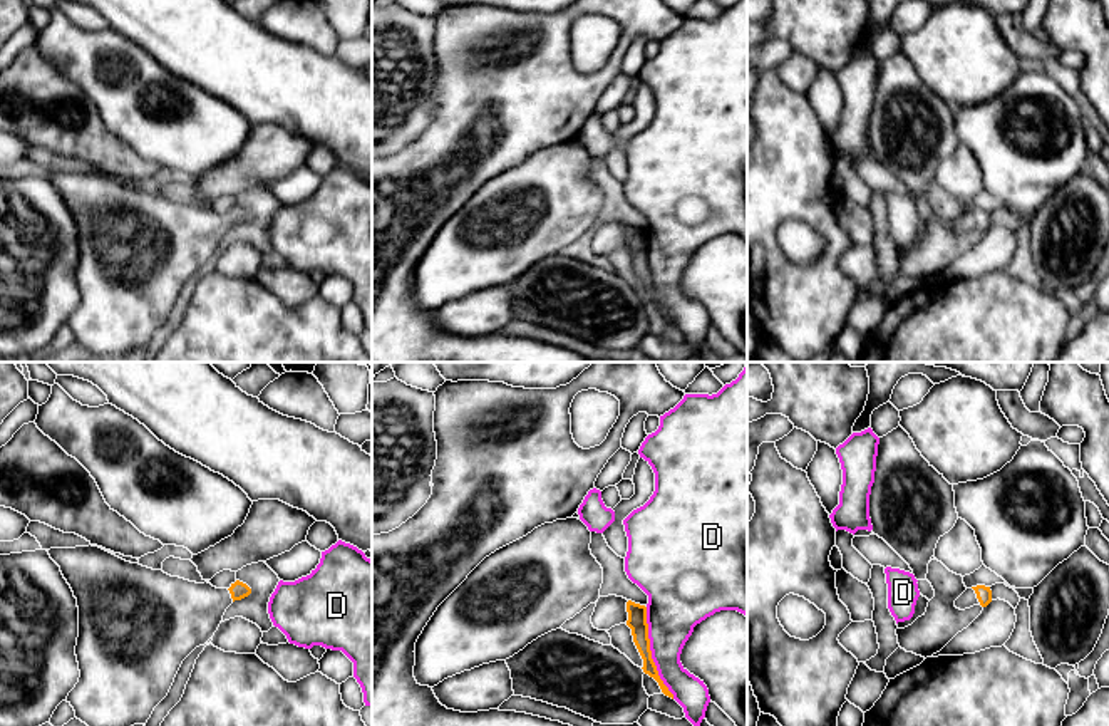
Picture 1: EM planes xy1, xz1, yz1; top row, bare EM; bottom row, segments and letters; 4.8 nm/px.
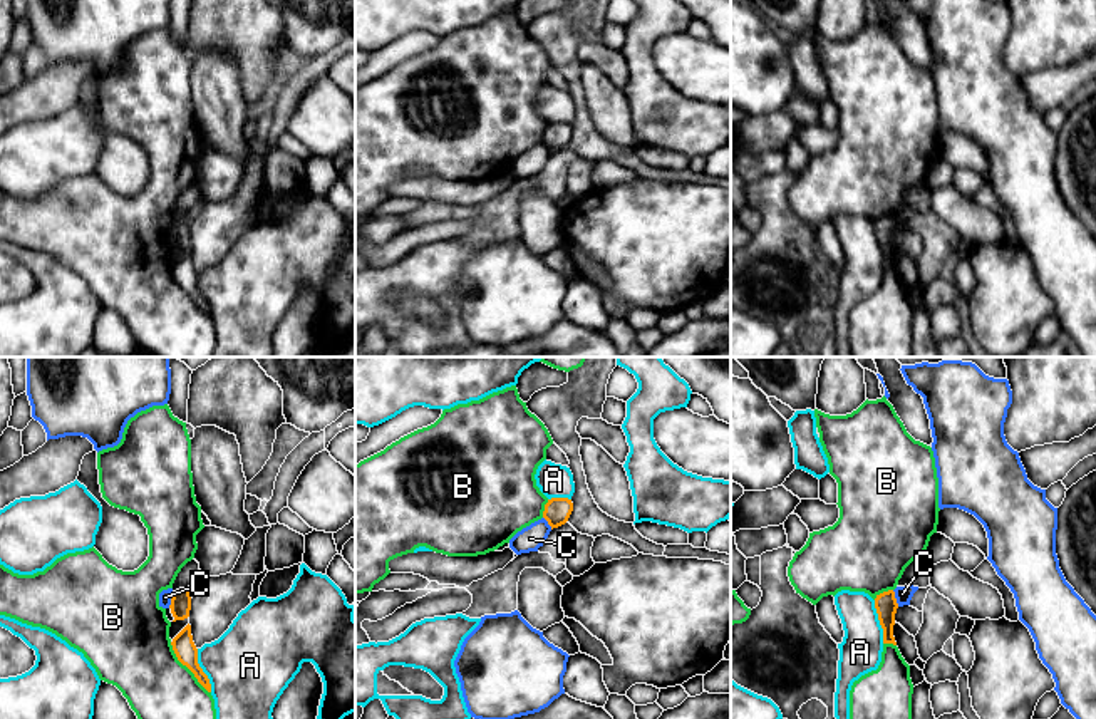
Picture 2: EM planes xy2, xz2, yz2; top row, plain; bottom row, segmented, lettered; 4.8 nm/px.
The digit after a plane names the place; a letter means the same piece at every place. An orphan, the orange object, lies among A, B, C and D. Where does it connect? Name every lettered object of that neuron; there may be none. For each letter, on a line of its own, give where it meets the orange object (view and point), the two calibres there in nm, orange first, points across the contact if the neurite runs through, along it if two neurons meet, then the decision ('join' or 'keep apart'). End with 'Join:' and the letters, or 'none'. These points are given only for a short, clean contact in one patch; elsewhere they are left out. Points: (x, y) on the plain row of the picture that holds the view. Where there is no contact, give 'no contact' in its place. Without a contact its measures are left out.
A: xy2 (201, 295) | 110/400 nm | keep apart
B: xy2 (186, 290) | 110/360 nm | keep apart
C: xy2 (171, 225) | 100/60 nm | along xy2 (173, 217), (168, 232) | keep apart
D: xz1 (650, 277) | 100/260 nm | keep apart
Join: none

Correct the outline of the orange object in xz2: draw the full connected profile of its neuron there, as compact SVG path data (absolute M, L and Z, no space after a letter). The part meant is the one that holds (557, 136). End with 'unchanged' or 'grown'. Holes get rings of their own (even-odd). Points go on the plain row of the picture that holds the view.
M551 122L545 129L543 142L553 153L565 149L573 136L573 127L568 122Z; unchanged

